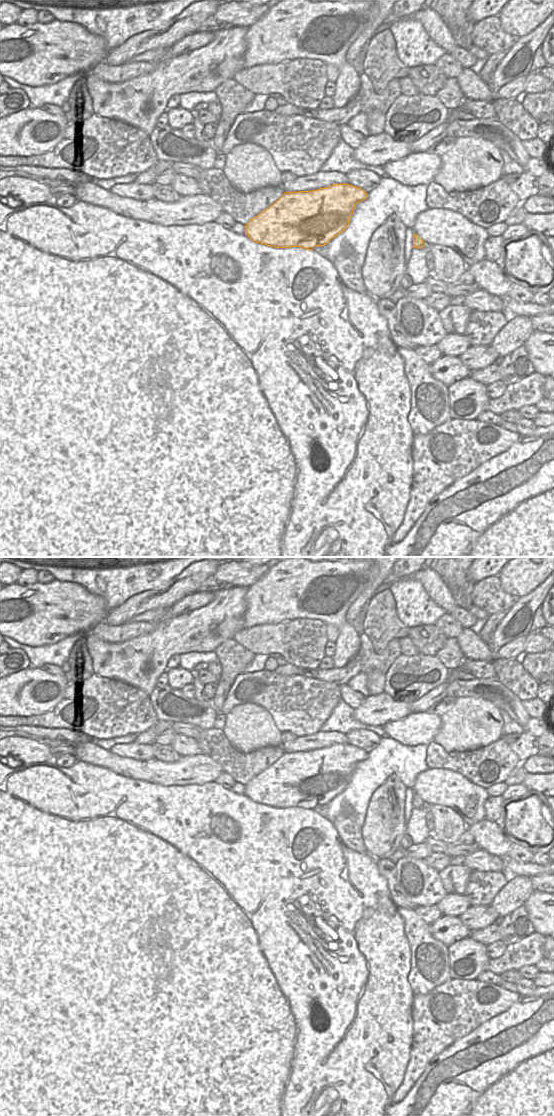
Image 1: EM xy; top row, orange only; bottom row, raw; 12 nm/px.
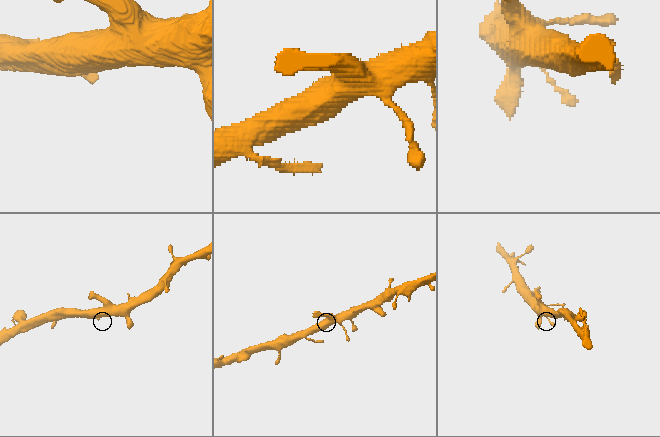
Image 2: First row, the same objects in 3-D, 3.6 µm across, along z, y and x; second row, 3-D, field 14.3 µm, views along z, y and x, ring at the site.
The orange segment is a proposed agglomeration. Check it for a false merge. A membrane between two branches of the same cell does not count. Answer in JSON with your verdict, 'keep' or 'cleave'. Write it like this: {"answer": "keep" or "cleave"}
{"answer": "keep"}

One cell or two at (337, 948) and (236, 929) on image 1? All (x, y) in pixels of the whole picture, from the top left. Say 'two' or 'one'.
one

